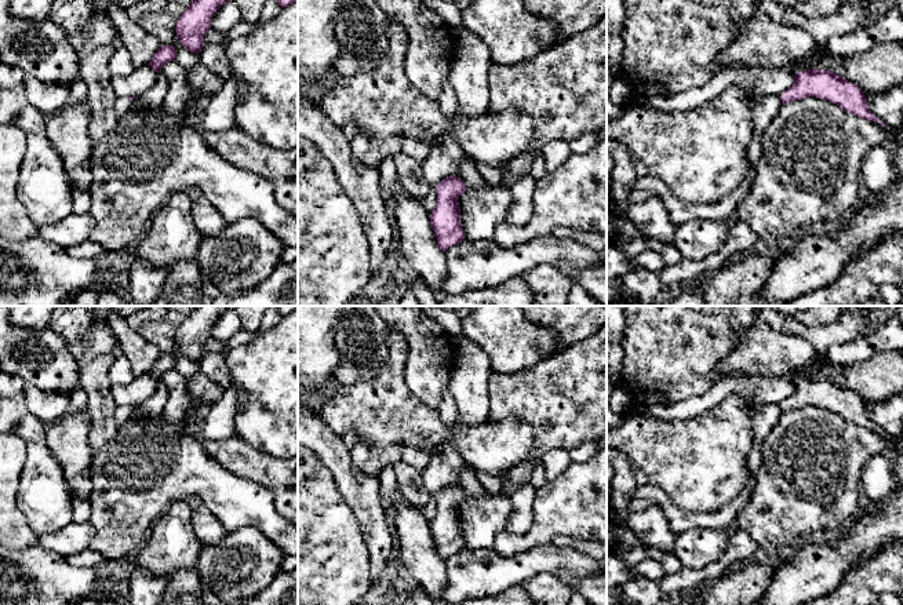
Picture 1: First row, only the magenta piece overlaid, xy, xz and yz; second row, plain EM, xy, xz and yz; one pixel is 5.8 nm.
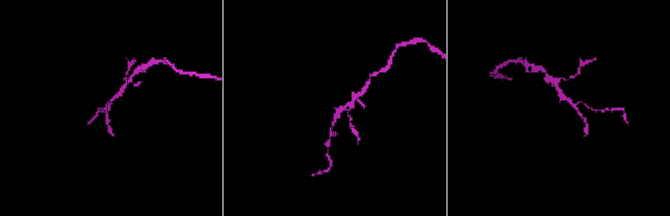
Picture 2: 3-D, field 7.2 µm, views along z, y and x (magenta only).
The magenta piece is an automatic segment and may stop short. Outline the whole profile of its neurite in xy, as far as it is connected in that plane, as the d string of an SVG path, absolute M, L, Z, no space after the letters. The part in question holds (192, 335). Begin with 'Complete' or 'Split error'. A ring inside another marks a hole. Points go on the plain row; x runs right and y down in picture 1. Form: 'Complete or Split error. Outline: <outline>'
Complete. Outline: M197 306L176 331L175 339L181 353L200 362L212 325L230 307L233 306Z

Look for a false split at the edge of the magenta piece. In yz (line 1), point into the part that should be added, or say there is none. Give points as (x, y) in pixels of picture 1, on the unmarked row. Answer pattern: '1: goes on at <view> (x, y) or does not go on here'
1: does not go on here

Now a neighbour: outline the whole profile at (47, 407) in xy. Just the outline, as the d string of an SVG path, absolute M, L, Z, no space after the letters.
M25 384L26 408L45 426L68 413L69 400L69 394L48 393L36 386Z

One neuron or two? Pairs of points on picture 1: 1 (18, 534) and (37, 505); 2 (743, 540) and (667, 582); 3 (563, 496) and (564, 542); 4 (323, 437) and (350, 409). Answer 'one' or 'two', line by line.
1: two
2: one
3: two
4: two

